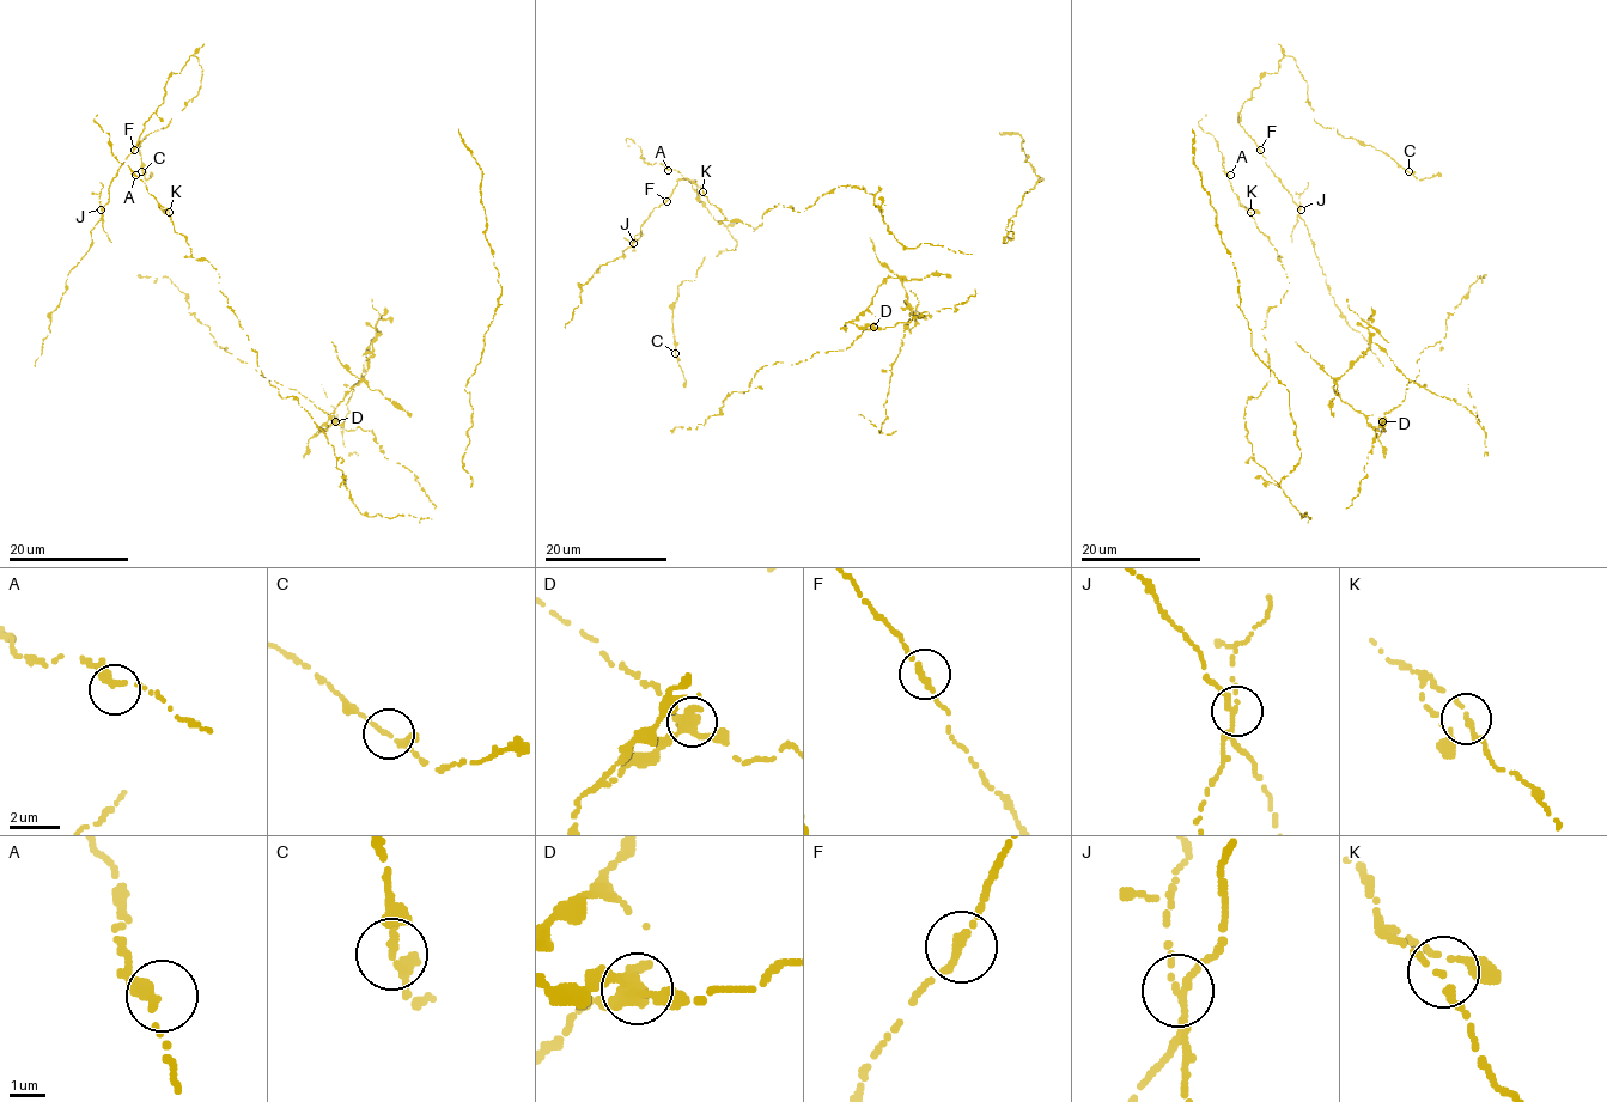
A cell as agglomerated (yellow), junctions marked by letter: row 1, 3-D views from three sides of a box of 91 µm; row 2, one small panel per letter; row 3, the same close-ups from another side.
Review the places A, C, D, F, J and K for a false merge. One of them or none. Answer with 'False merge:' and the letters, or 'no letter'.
False merge: D

